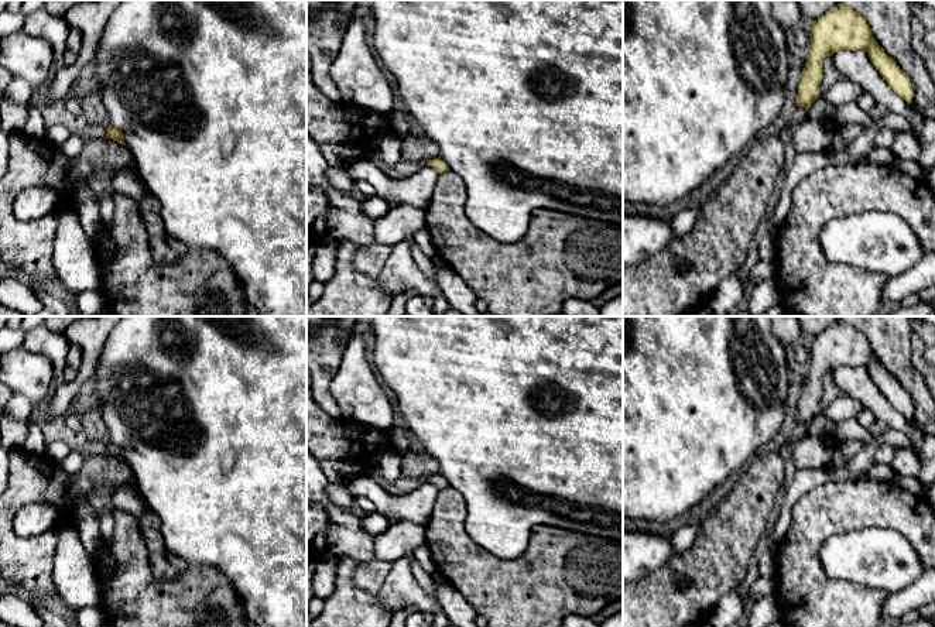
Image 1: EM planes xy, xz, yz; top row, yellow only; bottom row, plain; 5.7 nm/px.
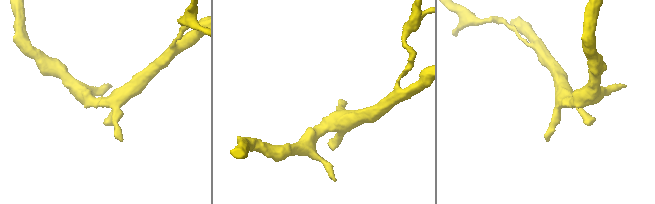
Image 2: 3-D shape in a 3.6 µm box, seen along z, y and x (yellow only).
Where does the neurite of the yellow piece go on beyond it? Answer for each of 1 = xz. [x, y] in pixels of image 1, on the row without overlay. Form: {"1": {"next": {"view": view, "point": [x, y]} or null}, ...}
{"1": {"next": null}}

